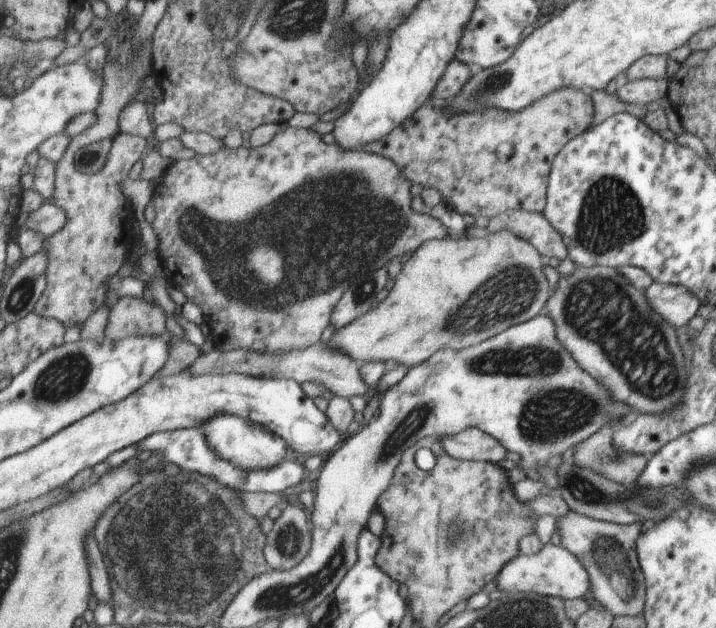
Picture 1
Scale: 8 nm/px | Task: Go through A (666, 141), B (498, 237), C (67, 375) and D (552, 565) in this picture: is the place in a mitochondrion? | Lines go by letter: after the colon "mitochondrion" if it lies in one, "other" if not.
A: other
B: other
C: mitochondrion
D: other

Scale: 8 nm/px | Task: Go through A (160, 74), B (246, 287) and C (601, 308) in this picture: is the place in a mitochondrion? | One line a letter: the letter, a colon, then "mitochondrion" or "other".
A: other
B: mitochondrion
C: mitochondrion

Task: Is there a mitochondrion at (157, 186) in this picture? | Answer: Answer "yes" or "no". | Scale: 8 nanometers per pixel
no

